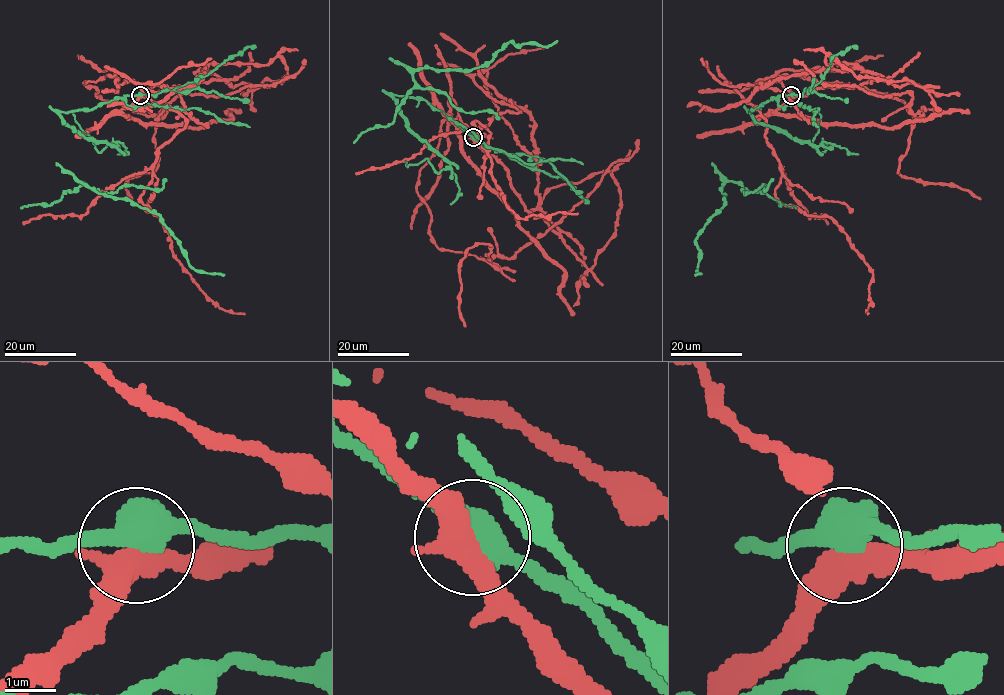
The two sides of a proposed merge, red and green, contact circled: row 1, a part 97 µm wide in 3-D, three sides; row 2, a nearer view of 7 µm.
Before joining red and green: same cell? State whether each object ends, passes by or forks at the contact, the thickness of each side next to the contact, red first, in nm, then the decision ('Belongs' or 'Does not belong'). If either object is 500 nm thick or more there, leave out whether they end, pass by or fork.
Thickness 480 nm (red) against 550 nm. Belongs

